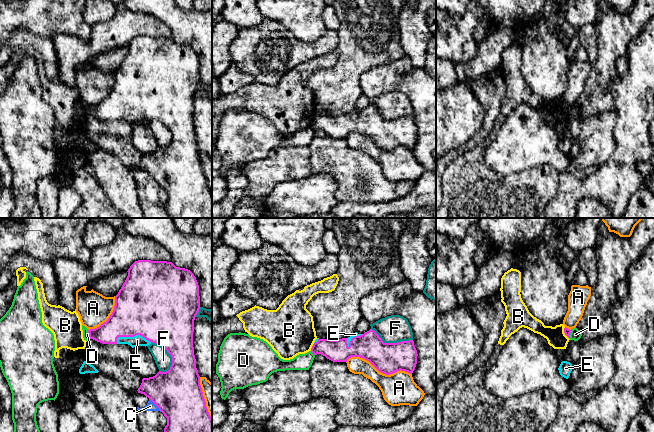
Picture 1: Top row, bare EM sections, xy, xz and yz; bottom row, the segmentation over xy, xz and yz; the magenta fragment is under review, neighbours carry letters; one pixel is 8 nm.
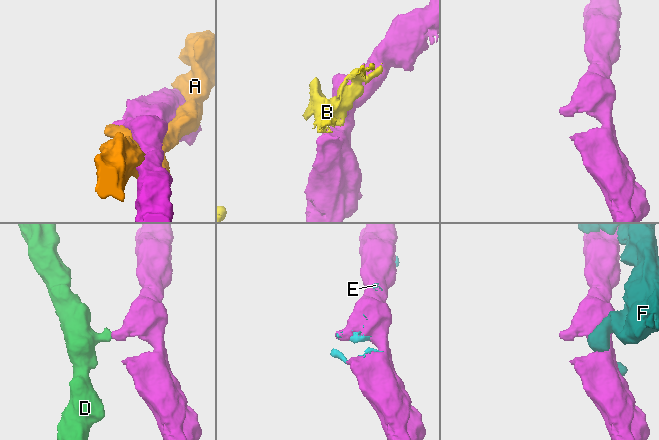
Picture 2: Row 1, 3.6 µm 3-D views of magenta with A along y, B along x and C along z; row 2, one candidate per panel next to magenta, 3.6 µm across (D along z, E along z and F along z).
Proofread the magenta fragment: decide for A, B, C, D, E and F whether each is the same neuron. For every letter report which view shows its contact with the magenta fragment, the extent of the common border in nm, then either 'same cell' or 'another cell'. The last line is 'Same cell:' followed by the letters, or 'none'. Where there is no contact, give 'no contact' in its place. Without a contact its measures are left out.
A: xz | 550 nm | another cell
B: xz | 70 nm | another cell
C: xy | 150 nm | another cell
D: xy | 70 nm | another cell
E: xy | 280 nm | same cell
F: xy | 280 nm | another cell
Same cell: E

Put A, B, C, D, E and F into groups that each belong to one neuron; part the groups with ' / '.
A / B / C / D / E / F

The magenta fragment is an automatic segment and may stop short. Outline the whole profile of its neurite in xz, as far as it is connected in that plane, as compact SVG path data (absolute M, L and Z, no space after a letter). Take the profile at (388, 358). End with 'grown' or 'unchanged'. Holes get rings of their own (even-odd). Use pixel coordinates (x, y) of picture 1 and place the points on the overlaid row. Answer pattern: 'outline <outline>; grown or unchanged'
outline M372 329L364 334L355 332L348 338L337 340L317 338L311 352L333 362L347 362L351 357L360 357L386 375L400 370L412 374L418 356L413 340L384 343Z; grown

